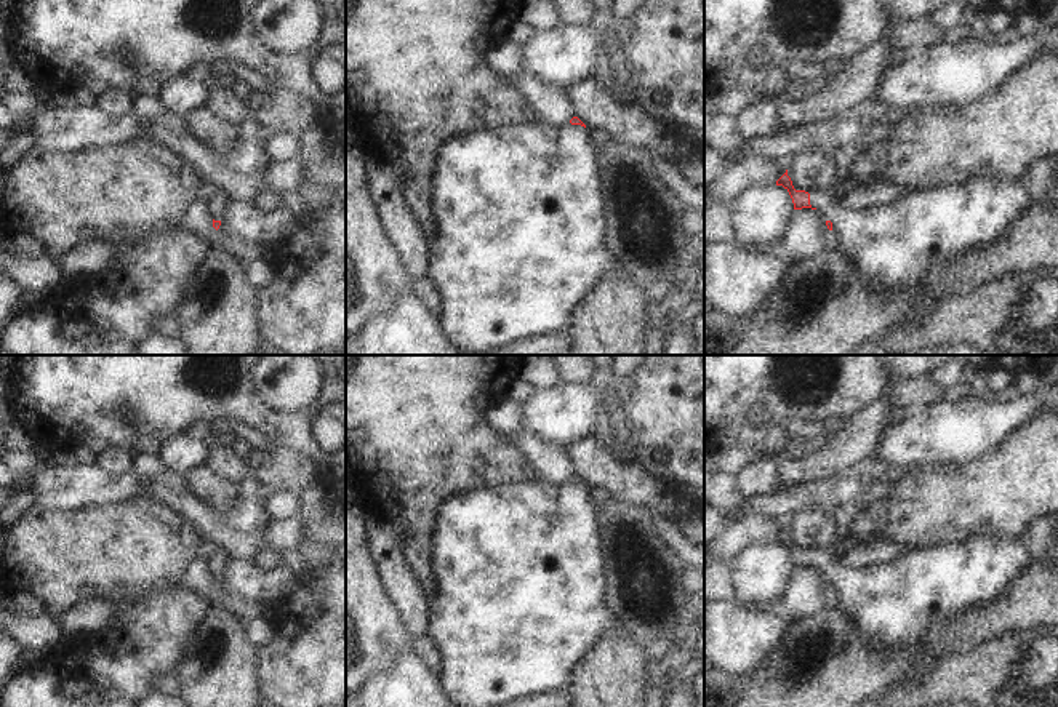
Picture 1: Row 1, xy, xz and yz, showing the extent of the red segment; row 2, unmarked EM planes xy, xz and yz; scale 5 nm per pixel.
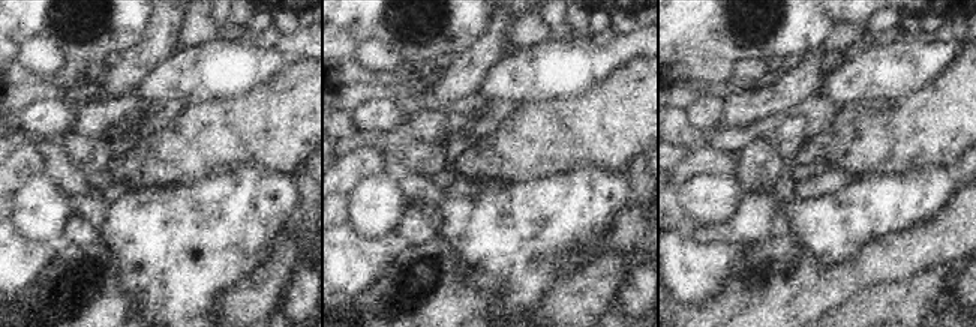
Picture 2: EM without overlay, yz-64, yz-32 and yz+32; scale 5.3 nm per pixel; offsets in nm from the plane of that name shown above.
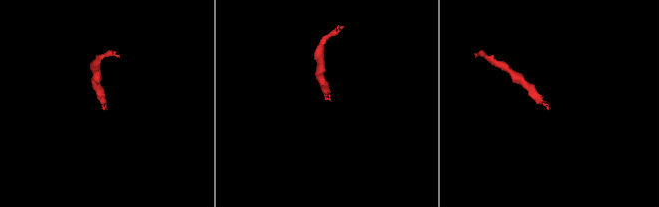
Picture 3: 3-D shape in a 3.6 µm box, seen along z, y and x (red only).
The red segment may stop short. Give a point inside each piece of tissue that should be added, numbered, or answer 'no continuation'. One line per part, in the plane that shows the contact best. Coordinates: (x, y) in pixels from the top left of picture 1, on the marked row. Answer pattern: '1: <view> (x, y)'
1: yz (892, 245)

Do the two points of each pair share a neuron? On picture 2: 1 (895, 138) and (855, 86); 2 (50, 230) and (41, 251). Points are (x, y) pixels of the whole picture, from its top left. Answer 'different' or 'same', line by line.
1: different
2: different

